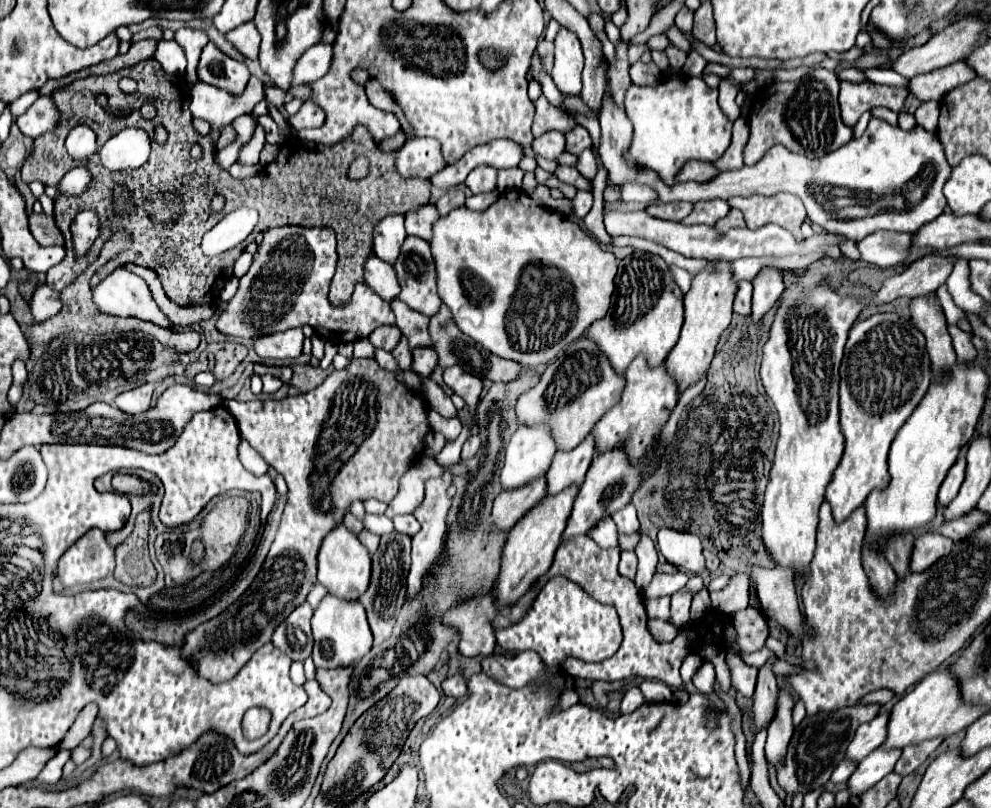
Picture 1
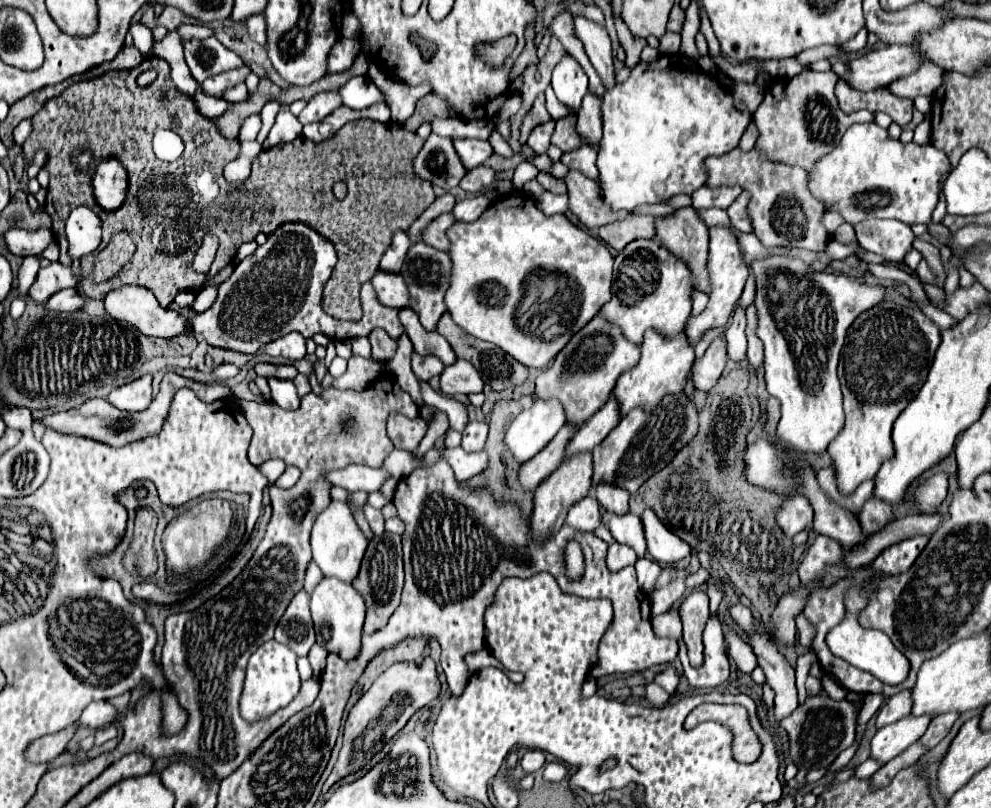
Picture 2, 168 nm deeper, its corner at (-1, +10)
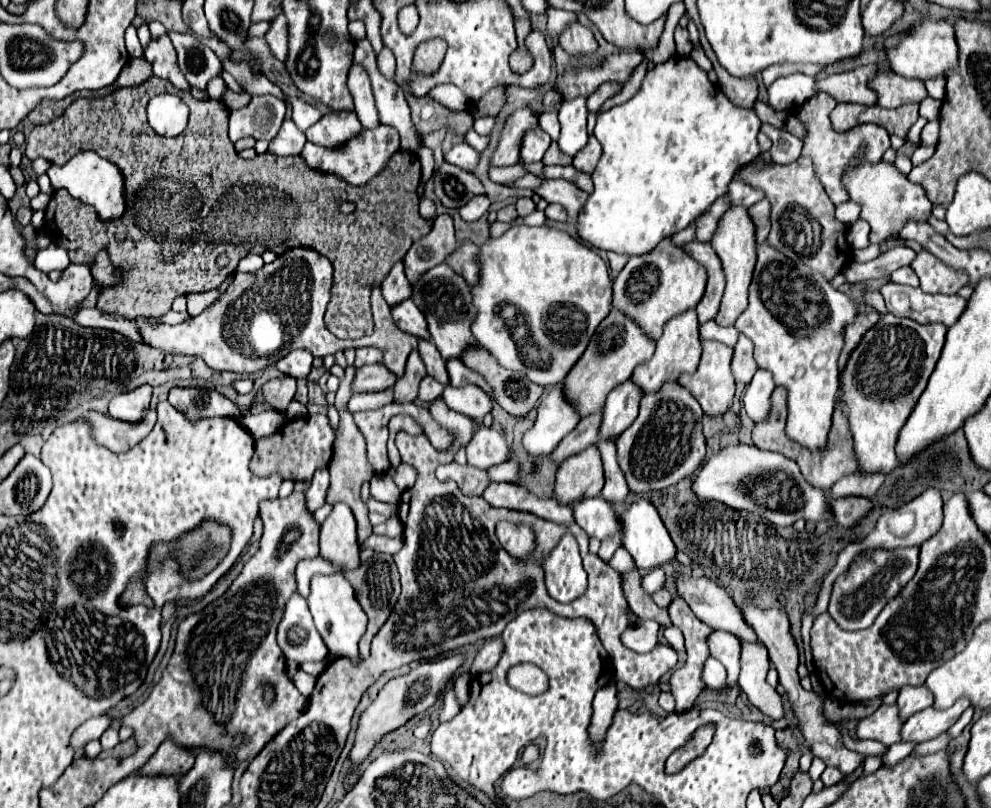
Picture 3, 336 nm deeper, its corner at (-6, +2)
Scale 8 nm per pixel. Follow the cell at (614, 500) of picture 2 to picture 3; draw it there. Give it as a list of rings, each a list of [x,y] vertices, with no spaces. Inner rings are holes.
[[[601,442],[597,444],[603,456],[603,468],[605,468],[605,486],[601,490],[601,498],[609,500],[611,504],[621,504],[625,502],[629,488],[623,478],[623,472],[619,470],[617,456],[615,456],[615,442]]]

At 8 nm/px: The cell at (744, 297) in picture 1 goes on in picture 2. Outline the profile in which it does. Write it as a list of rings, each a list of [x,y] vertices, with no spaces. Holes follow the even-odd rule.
[[[736,310],[734,314],[734,322],[726,332],[726,342],[728,342],[728,358],[736,364],[746,362],[746,314],[744,310]]]

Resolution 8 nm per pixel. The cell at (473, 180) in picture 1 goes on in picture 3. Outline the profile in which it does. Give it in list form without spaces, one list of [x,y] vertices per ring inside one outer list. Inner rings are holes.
[[[477,194],[459,210],[459,214],[461,214],[463,220],[473,222],[473,220],[479,220],[487,212],[489,204],[491,204],[491,200],[489,200],[487,194]]]

